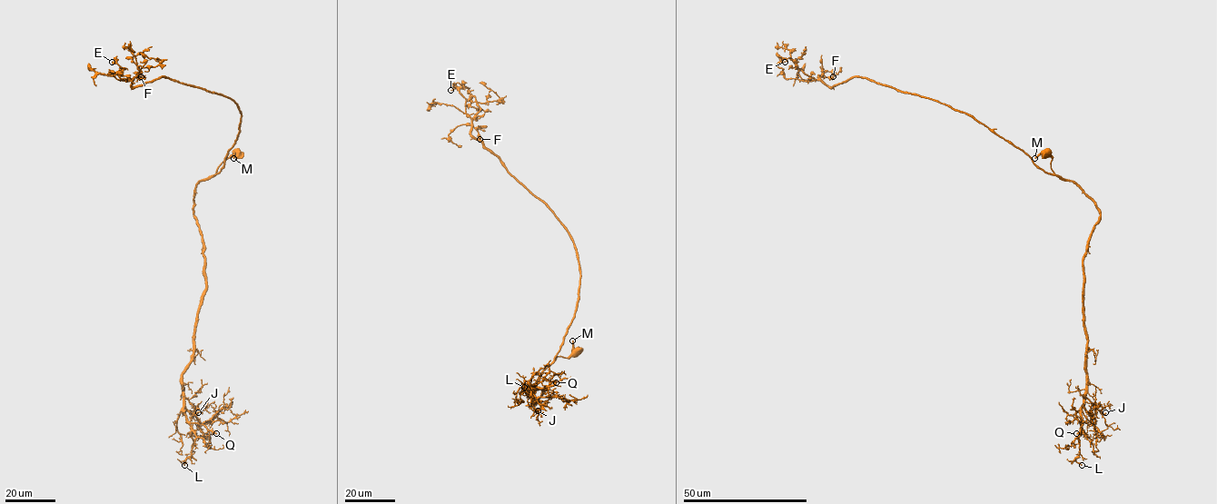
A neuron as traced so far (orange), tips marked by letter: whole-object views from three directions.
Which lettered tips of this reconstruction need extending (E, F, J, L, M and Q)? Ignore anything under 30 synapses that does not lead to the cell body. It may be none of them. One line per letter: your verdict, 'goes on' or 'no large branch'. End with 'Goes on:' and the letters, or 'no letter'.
E: no large branch
F: no large branch
J: no large branch
L: no large branch
M: no large branch
Q: goes on
Goes on: Q

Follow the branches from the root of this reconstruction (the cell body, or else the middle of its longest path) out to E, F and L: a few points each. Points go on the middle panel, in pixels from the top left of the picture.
E: (576, 350), (555, 359), (579, 288), (569, 233), (470, 133), (462, 86), (457, 83), (450, 90)
F: (576, 350), (555, 359), (573, 318), (579, 288), (578, 259), (569, 233), (470, 133), (472, 125), (479, 139)
L: (576, 350), (558, 357), (541, 373), (534, 406), (545, 389), (521, 392), (535, 384), (527, 380), (524, 387)

